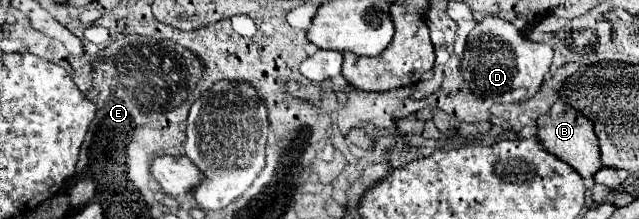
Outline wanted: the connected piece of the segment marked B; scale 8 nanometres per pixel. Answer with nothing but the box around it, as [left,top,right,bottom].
[537,101,603,177]

